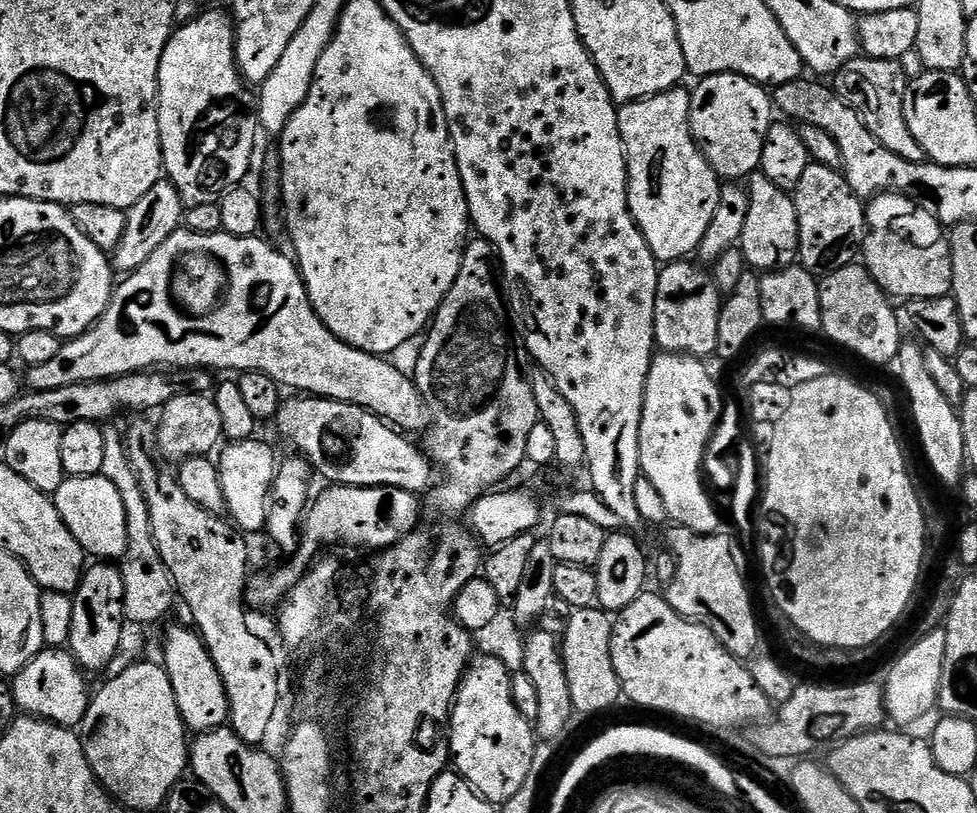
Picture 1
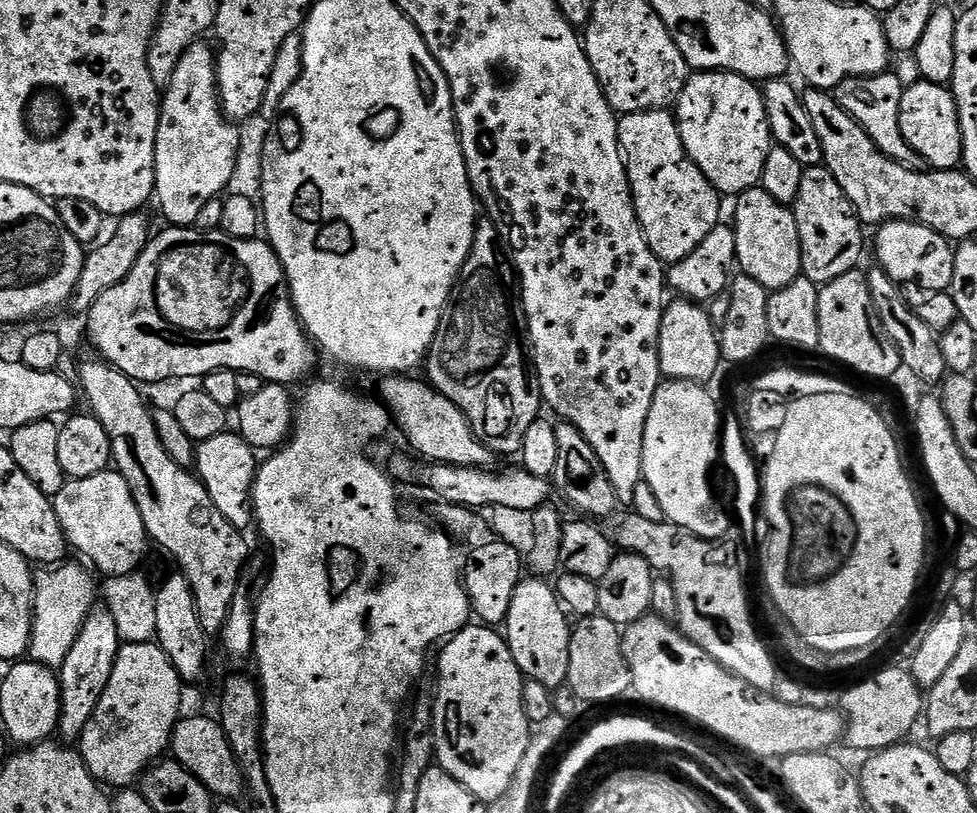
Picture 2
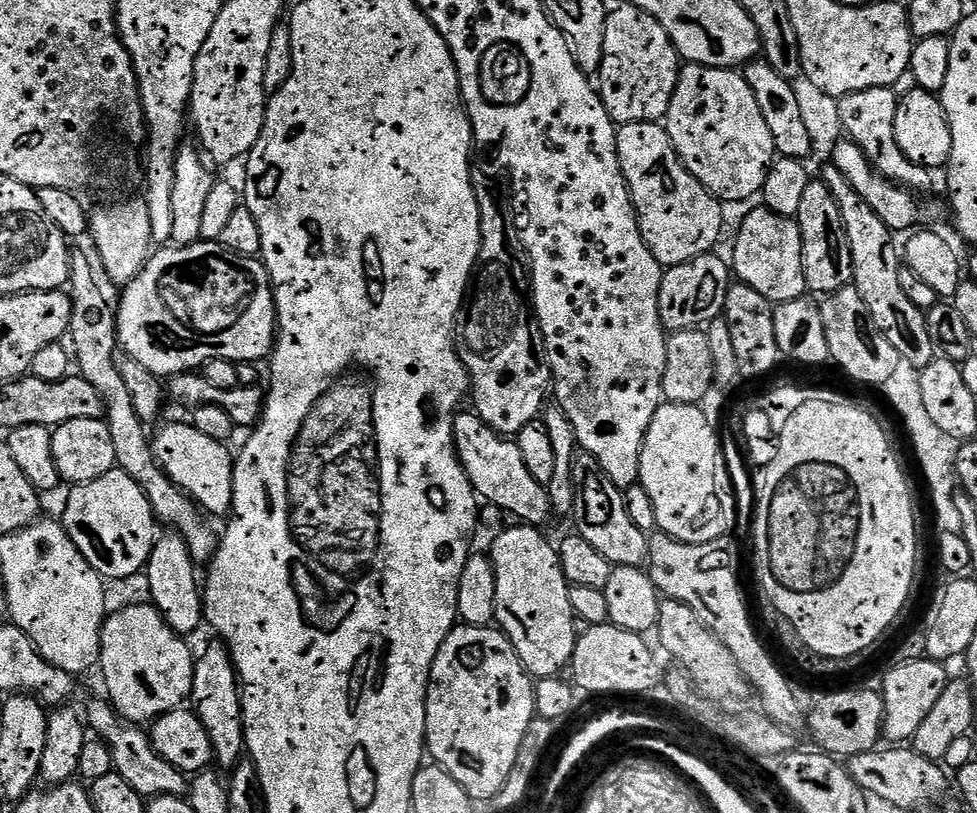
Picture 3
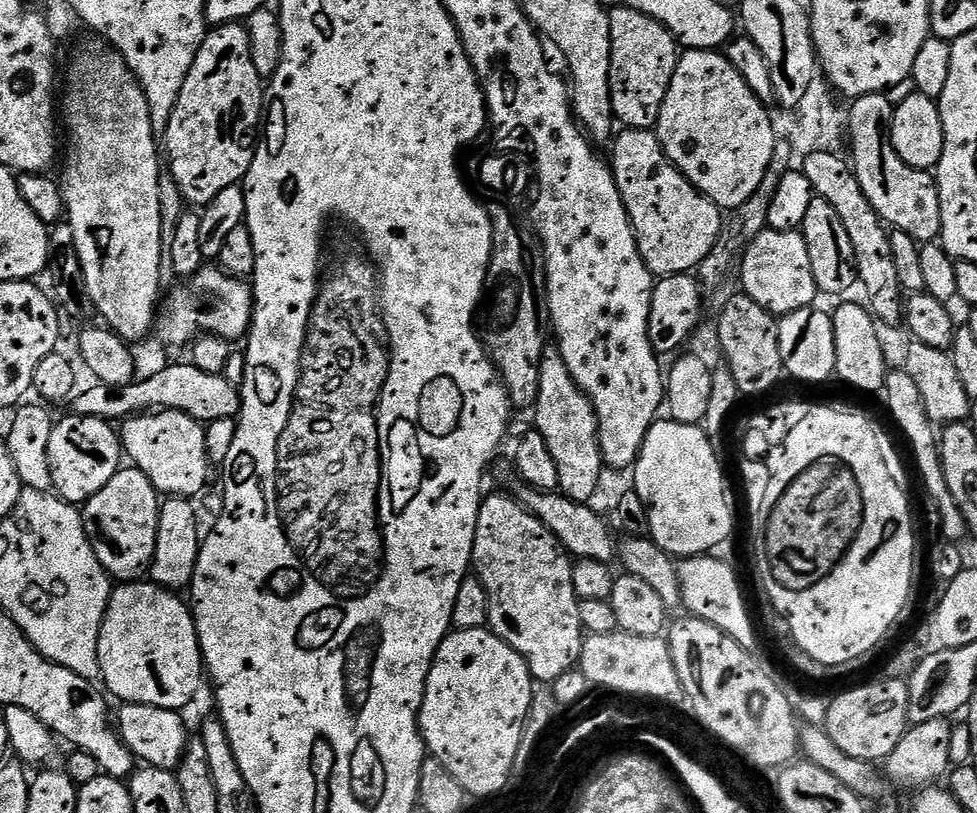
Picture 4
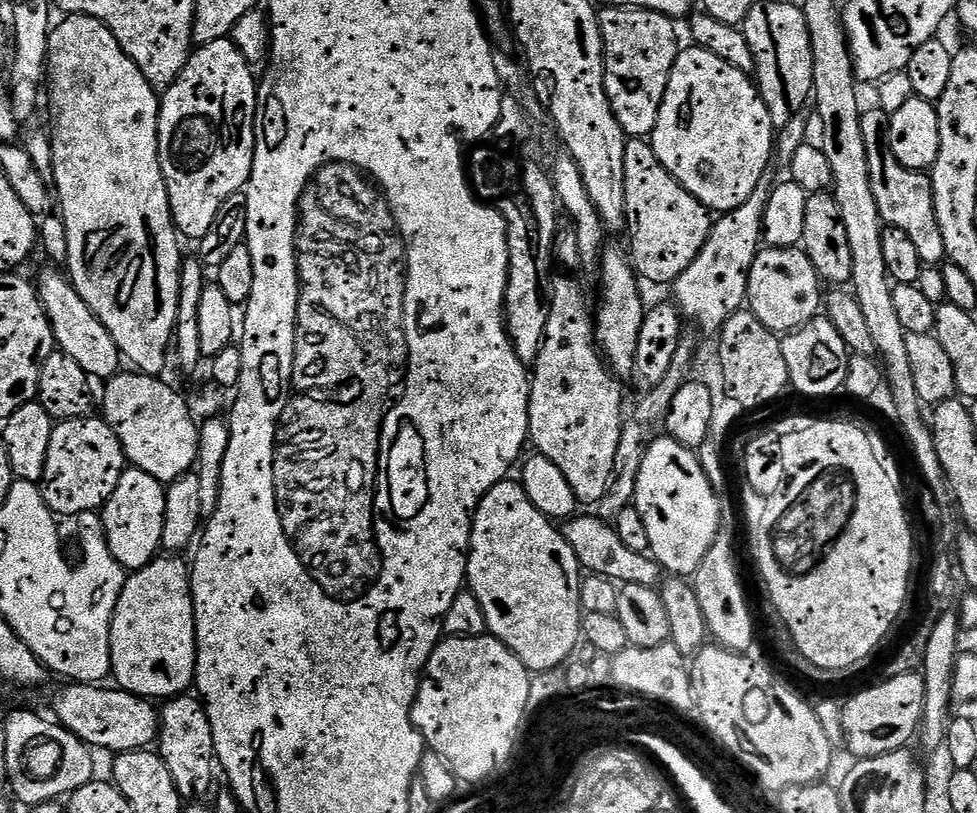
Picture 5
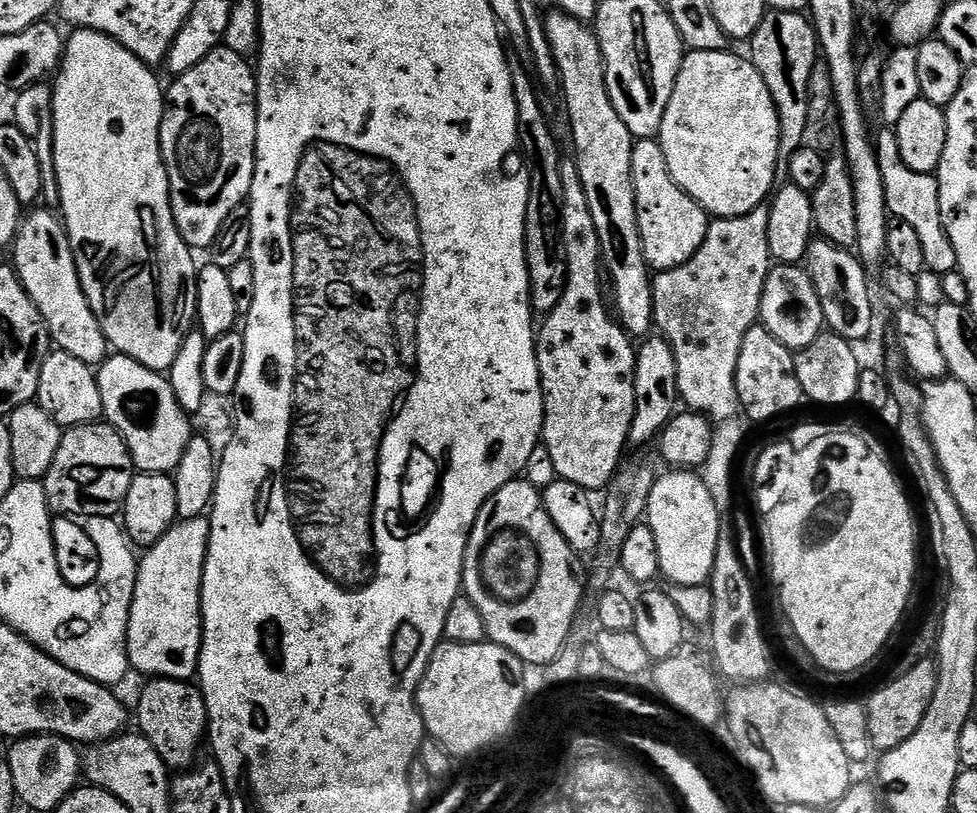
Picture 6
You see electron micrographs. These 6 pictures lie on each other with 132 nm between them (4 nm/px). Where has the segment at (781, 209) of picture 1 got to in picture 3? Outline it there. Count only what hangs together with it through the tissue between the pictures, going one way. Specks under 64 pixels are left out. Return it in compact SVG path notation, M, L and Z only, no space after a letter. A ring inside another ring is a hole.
M757 206L741 222L736 249L730 255L730 267L739 283L754 286L754 290L773 305L799 300L808 292L802 266L800 225L793 217L779 216L763 206Z

